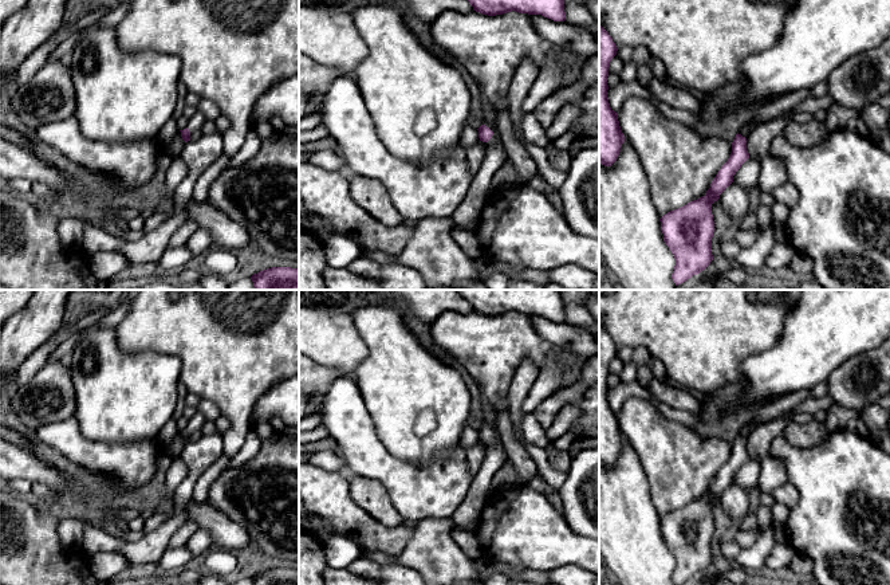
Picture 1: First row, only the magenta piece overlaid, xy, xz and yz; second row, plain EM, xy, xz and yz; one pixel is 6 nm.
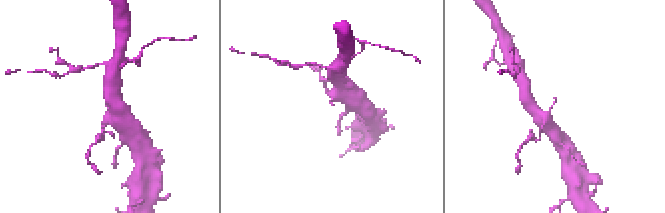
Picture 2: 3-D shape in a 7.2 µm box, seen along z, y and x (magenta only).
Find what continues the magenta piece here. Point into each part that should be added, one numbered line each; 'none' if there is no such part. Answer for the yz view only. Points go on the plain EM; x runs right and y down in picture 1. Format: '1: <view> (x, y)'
none

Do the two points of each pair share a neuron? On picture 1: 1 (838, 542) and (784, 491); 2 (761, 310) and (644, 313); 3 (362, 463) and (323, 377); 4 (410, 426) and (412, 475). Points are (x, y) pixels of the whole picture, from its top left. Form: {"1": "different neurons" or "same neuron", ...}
{"1": "different neurons", "2": "same neuron", "3": "different neurons", "4": "different neurons"}

